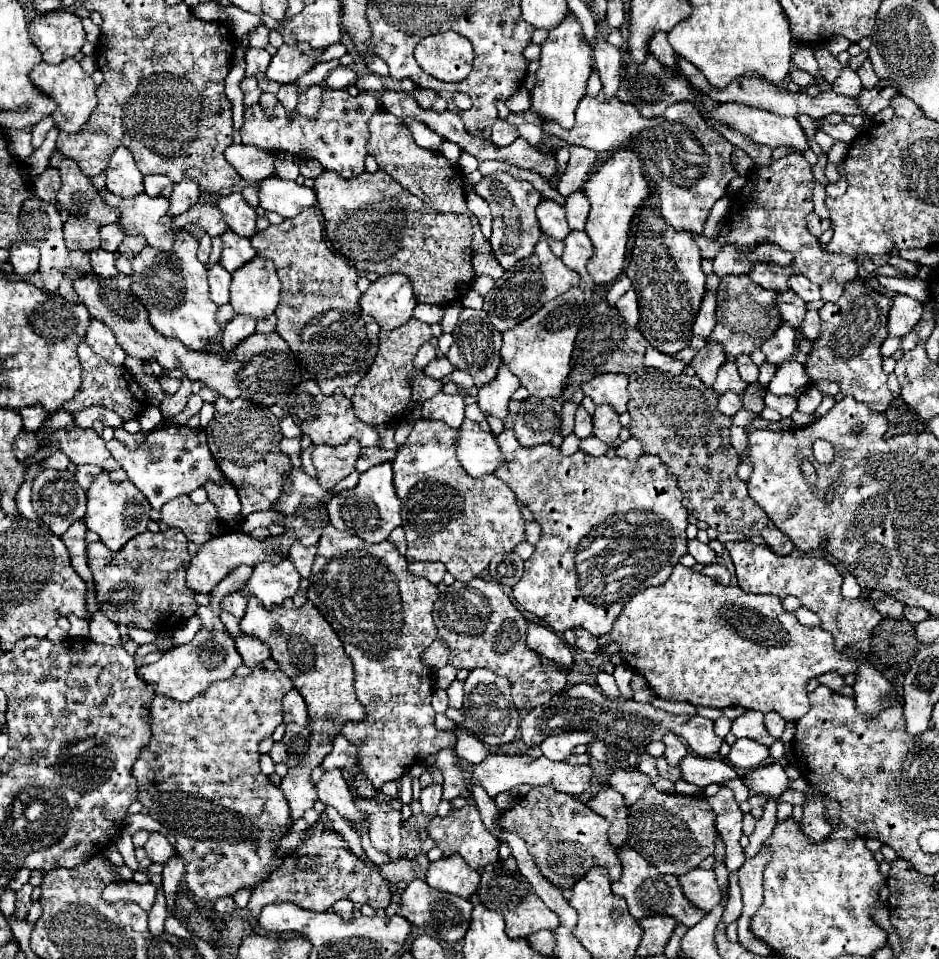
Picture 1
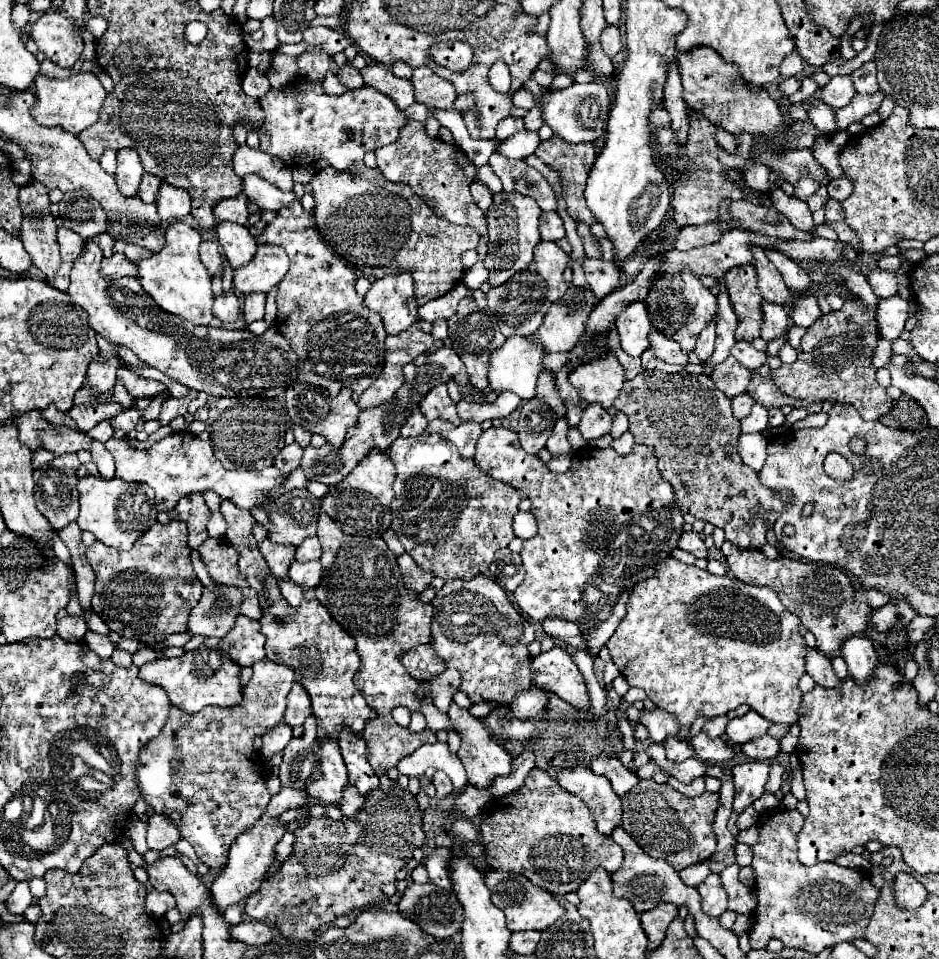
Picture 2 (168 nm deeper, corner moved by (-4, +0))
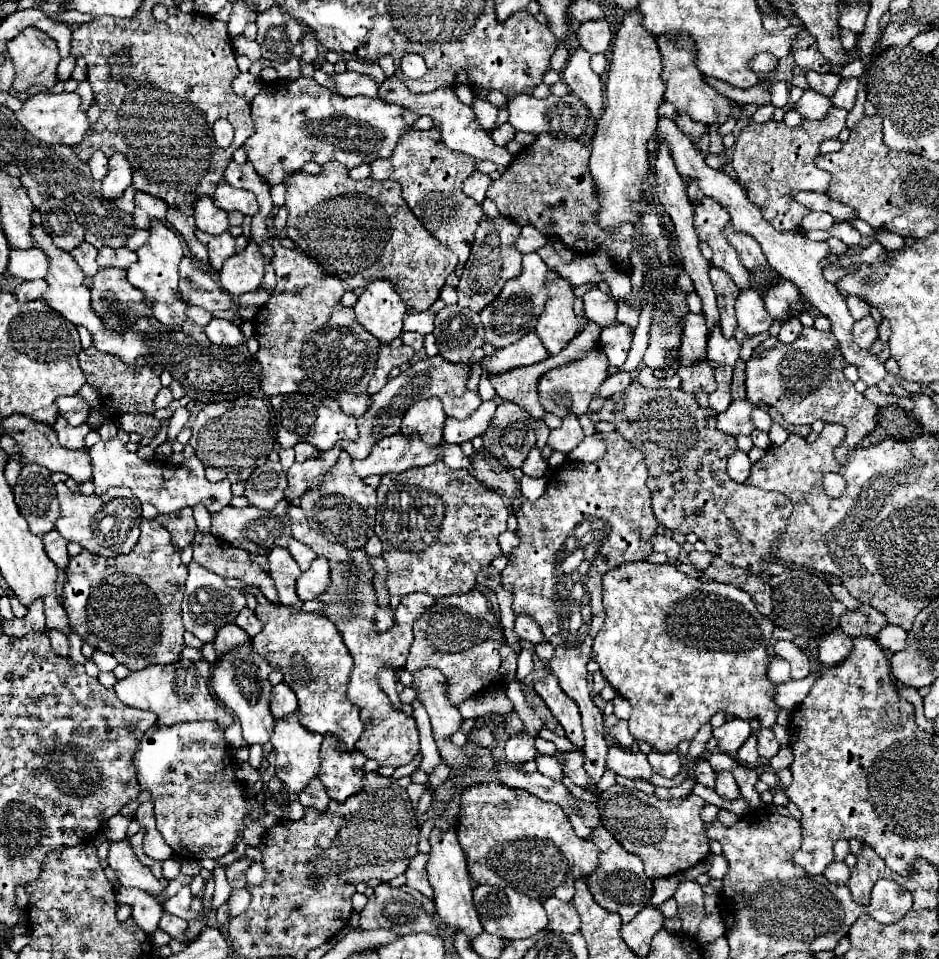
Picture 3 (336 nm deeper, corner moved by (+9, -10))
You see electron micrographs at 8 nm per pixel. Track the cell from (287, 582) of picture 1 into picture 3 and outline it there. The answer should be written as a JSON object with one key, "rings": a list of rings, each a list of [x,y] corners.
{"rings":[[[316,557],[308,571],[296,579],[296,595],[300,601],[310,601],[328,589],[328,561]]]}

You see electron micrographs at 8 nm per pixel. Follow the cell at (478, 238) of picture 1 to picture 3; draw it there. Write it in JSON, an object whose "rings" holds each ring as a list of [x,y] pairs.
{"rings":[[[436,129],[406,131],[400,137],[392,157],[376,159],[374,163],[370,163],[372,179],[394,179],[402,185],[402,197],[412,213],[440,243],[444,243],[458,255],[458,271],[462,271],[464,263],[468,261],[474,231],[484,215],[482,207],[478,203],[472,203],[472,199],[462,193],[462,183],[474,173],[476,163],[478,161],[468,155],[448,151],[444,143],[440,143],[440,133]]]}

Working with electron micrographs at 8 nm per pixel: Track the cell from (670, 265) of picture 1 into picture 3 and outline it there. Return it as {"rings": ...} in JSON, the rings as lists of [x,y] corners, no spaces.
{"rings":[[[686,313],[682,317],[682,341],[680,341],[680,365],[694,363],[696,359],[706,357],[706,339],[708,327],[704,323],[702,313]]]}

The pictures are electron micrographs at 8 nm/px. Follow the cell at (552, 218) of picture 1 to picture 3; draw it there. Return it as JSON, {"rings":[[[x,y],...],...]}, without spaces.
{"rings":[[[524,225],[522,227],[522,233],[518,237],[518,243],[516,247],[522,251],[522,253],[534,253],[538,251],[540,247],[544,247],[548,243],[548,237],[544,233],[540,233],[536,227],[532,225]]]}

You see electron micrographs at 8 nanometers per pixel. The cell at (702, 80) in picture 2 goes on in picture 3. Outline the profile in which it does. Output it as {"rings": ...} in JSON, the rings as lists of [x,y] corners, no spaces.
{"rings":[[[658,39],[658,47],[662,53],[662,81],[666,85],[664,91],[664,101],[672,103],[678,113],[690,115],[696,123],[704,123],[706,127],[710,125],[722,125],[728,121],[732,115],[732,101],[724,95],[720,95],[714,87],[710,87],[696,67],[696,45],[688,39]]]}

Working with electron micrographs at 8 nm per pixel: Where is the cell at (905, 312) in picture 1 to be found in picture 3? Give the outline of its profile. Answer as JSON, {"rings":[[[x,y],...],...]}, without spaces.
{"rings":[[[872,315],[856,321],[854,339],[856,339],[856,345],[864,349],[870,349],[874,345],[874,341],[878,339],[878,323],[872,319]]]}

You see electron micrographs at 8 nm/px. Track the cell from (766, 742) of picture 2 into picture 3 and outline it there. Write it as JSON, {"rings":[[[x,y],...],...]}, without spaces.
{"rings":[[[752,735],[752,737],[738,749],[738,759],[740,759],[740,763],[744,763],[744,765],[752,765],[752,763],[756,763],[756,761],[760,759],[760,755],[758,755],[758,751],[756,751],[756,735]]]}

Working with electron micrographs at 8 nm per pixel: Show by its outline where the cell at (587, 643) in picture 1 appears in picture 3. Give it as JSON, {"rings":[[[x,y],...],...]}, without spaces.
{"rings":[[[520,615],[520,617],[516,619],[514,629],[516,629],[516,633],[518,633],[518,637],[520,637],[520,639],[530,641],[532,645],[546,643],[542,629],[540,629],[540,627],[538,627],[538,625],[536,625],[536,623],[530,619],[530,617],[526,617],[526,615]]]}

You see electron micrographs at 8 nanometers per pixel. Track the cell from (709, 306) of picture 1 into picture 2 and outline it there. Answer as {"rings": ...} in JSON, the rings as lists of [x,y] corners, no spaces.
{"rings":[[[711,321],[711,323],[703,329],[703,333],[701,333],[699,341],[697,341],[695,353],[697,353],[697,357],[699,357],[701,363],[705,363],[705,361],[713,355],[713,345],[715,345],[715,321]]]}

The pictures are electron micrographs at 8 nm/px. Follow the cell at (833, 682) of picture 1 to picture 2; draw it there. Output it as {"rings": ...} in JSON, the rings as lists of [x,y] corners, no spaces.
{"rings":[[[809,649],[809,653],[805,655],[805,669],[819,685],[825,685],[825,687],[839,685],[839,677],[833,673],[831,661],[817,649]]]}

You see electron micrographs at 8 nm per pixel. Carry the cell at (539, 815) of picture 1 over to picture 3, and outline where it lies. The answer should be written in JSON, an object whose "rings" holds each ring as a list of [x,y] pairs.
{"rings":[[[478,783],[462,791],[462,809],[458,821],[458,841],[464,849],[468,871],[480,885],[496,887],[516,887],[518,891],[532,895],[540,901],[556,897],[570,901],[574,897],[574,883],[588,877],[600,863],[600,851],[590,839],[580,839],[562,807],[556,803],[540,801],[524,789],[514,789],[500,783]]]}

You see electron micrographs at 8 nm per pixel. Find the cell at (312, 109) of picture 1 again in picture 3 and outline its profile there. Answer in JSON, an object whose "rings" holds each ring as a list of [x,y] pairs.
{"rings":[[[304,37],[302,45],[304,45],[304,53],[302,53],[300,61],[302,61],[302,63],[314,63],[314,61],[318,59],[318,51],[316,51],[316,39],[312,39],[312,37]]]}

